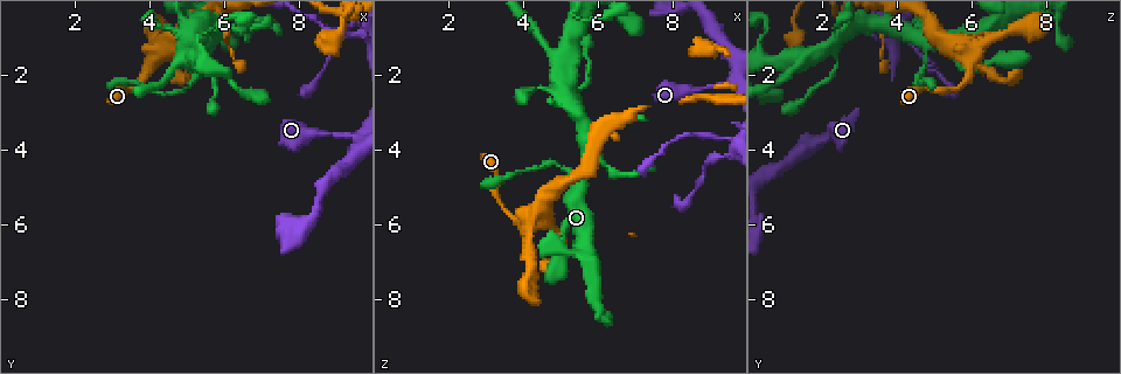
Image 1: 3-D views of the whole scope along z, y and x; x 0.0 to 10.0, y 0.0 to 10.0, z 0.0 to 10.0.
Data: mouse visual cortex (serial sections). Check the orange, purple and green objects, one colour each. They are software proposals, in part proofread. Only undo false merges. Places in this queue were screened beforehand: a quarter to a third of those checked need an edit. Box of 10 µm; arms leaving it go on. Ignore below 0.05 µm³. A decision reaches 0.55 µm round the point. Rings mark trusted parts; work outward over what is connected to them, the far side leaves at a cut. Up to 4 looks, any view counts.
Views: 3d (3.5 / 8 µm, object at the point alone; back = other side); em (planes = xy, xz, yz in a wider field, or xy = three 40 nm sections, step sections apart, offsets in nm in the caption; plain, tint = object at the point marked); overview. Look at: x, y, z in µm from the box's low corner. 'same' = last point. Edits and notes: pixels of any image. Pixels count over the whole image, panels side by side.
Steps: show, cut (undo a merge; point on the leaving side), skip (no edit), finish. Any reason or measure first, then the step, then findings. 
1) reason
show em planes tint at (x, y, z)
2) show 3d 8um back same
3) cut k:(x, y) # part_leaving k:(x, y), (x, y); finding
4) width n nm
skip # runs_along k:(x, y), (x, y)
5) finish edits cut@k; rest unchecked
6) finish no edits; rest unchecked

looks like a crossing
show 3d 8um at (4.05, 1.70, 5.95)

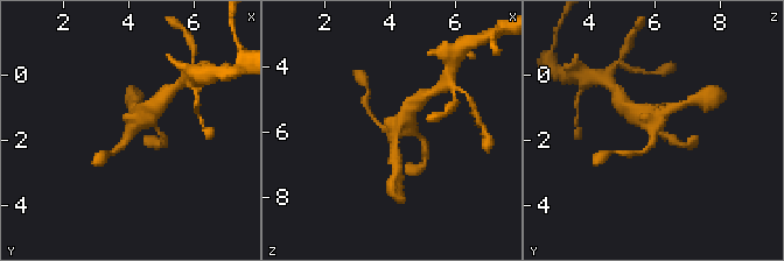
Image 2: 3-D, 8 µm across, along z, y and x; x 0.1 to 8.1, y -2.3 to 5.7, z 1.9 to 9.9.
shape alone is not enough
show em xy step 5 tint same

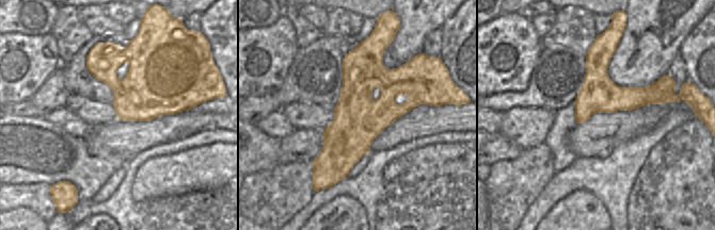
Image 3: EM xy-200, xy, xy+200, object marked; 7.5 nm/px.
skip # runs_along 3:(366, 45), (356, 124), (333, 181); continuous, no second cell

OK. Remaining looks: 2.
sharp bend
show em xy step 1 tint at (9.40, 3.60, 2.20)

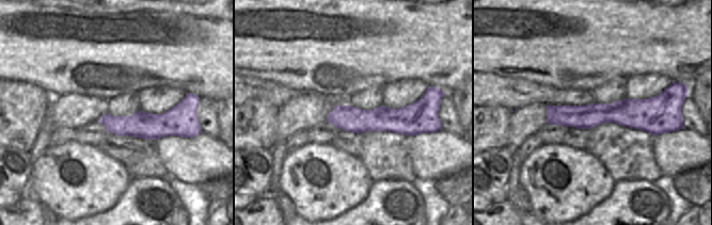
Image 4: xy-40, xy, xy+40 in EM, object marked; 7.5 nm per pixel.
show 3d 3.5um same

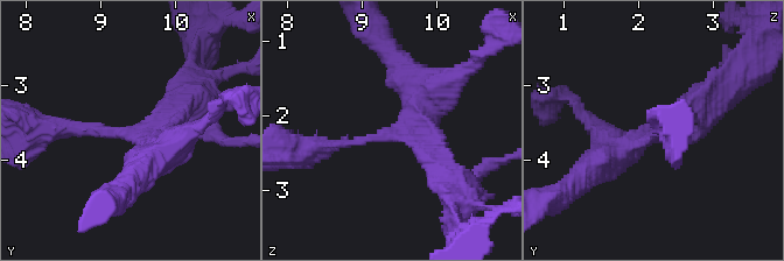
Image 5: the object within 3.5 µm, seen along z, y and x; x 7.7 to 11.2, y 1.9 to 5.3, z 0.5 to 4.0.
arm_widths 200, 250, 350 nm
skip # runs_along 5:(312, 149), (405, 126), (422, 107), (412, 80); continuous, no second cell

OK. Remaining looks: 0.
finish no edits; rest unchecked

